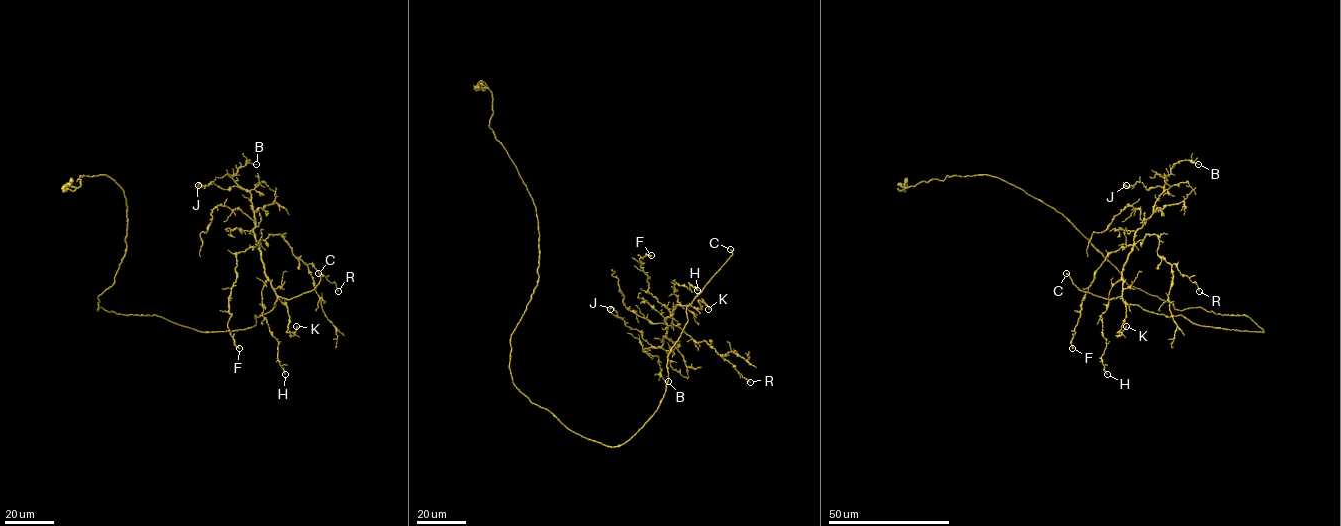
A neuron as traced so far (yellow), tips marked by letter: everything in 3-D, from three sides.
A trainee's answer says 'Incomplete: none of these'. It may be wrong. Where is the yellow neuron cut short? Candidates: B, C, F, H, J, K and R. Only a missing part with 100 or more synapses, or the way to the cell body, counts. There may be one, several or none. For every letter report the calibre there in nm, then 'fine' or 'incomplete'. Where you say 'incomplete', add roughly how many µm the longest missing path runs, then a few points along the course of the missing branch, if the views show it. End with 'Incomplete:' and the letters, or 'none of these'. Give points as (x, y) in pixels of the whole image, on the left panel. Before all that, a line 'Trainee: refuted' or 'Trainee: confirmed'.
Trainee: refuted
B: calibre 170 nm; fine
C: calibre 280 nm; incomplete; missing 35 µm; course (318, 273), (287, 248), (275, 233)
F: calibre 340 nm; fine
H: calibre 170 nm; fine
J: calibre 90 nm; fine
K: calibre 200 nm; fine
R: calibre 130 nm; fine
Incomplete: C

